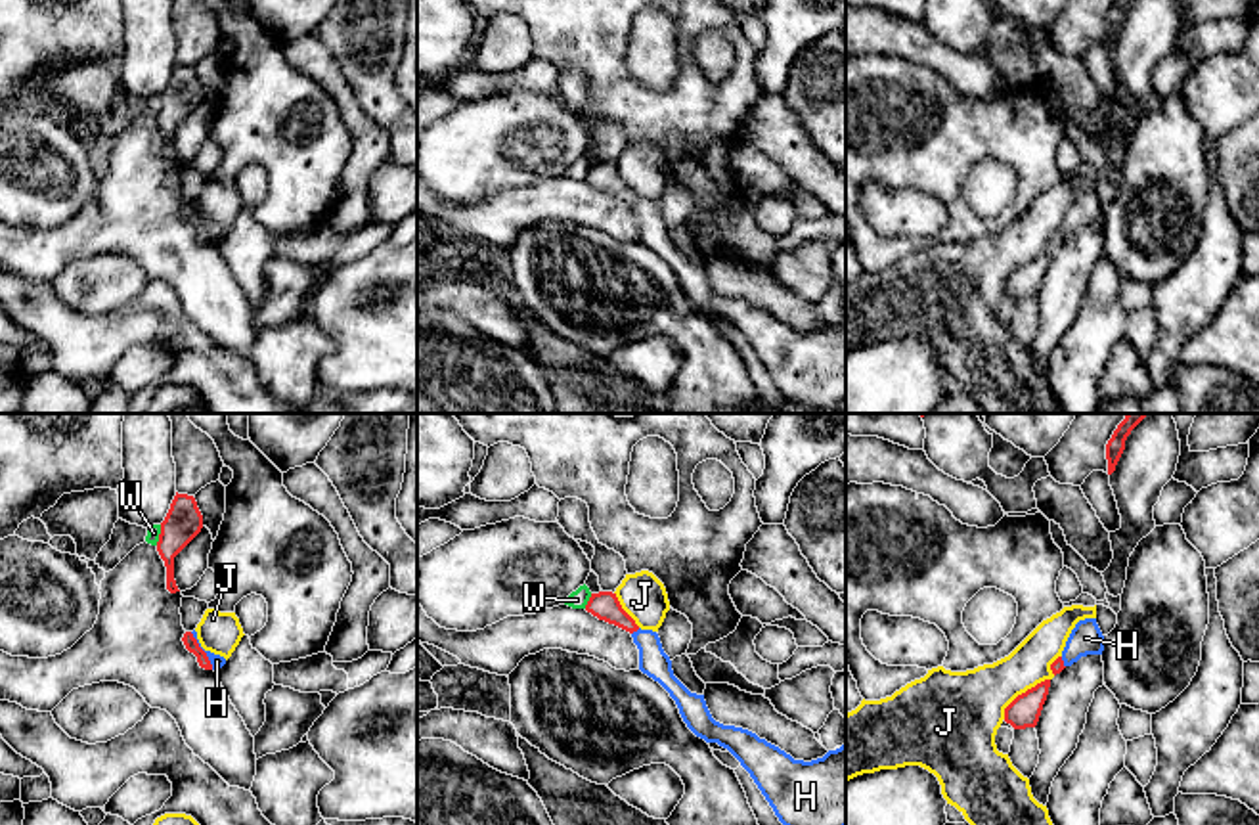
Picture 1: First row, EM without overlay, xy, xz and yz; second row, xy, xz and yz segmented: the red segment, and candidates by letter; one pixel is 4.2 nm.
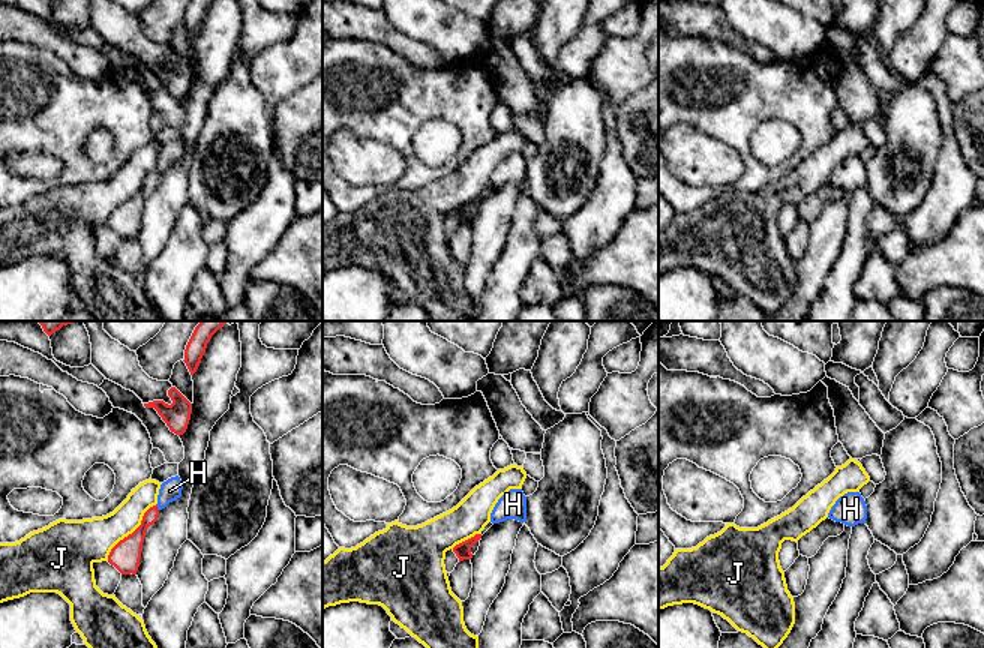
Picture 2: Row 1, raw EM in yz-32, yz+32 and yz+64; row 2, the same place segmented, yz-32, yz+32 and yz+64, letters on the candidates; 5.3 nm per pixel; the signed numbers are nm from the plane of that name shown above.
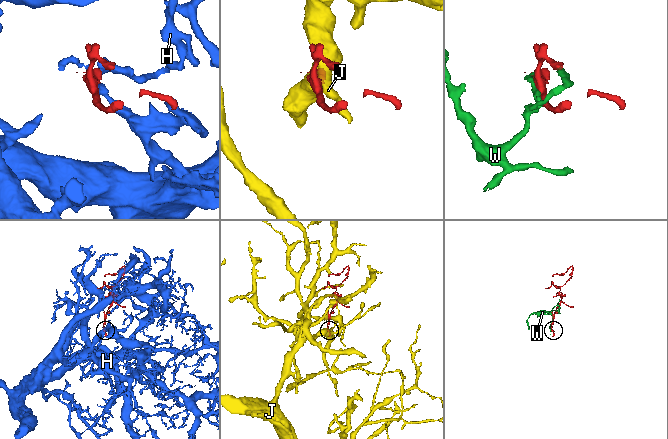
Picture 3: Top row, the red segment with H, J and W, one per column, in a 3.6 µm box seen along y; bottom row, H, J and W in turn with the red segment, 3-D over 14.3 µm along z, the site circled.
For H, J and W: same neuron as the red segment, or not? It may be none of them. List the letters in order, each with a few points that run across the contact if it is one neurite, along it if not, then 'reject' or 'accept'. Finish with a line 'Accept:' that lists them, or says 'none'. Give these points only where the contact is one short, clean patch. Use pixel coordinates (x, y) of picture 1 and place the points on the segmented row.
H: reject
J: line yz (1049, 678), (1022, 691), (1005, 709), (1003, 718); reject
W: line xy (161, 525), (155, 544); reject
Accept: none

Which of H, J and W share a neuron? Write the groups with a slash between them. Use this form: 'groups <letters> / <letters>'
groups H / J / W

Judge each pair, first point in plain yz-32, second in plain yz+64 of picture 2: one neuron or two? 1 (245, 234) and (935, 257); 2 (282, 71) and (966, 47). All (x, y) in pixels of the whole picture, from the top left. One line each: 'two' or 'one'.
1: two
2: one

